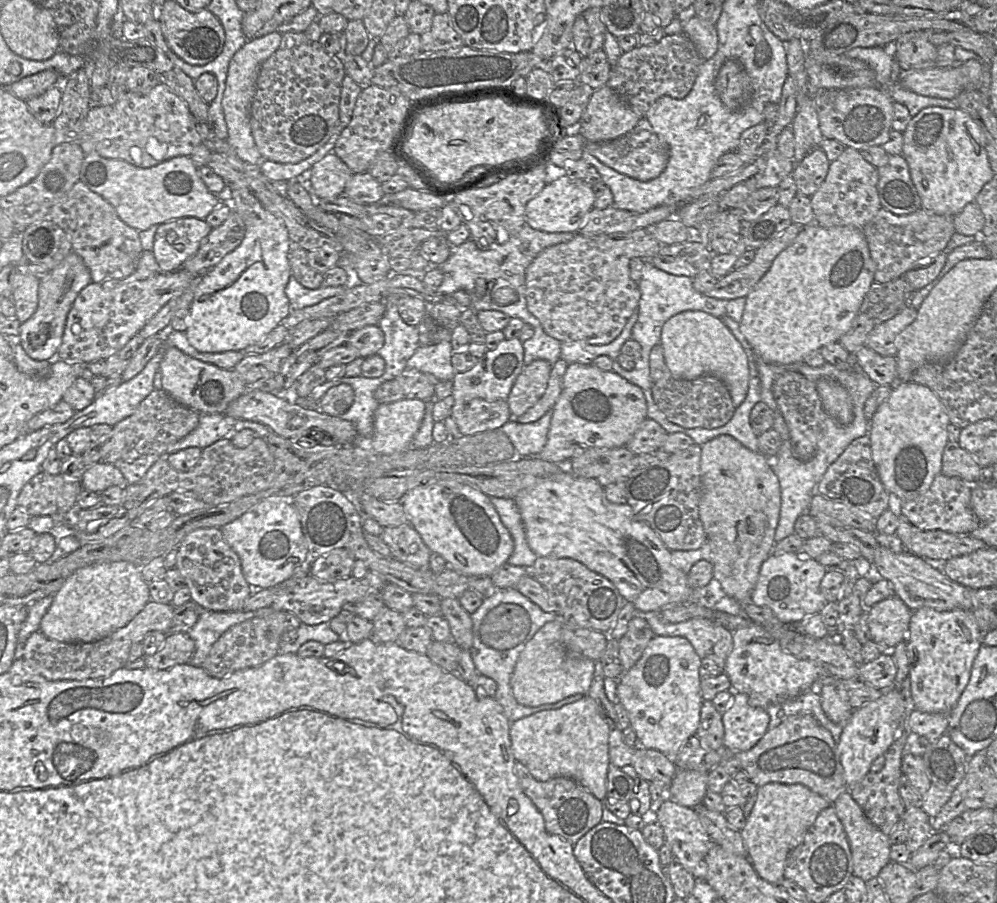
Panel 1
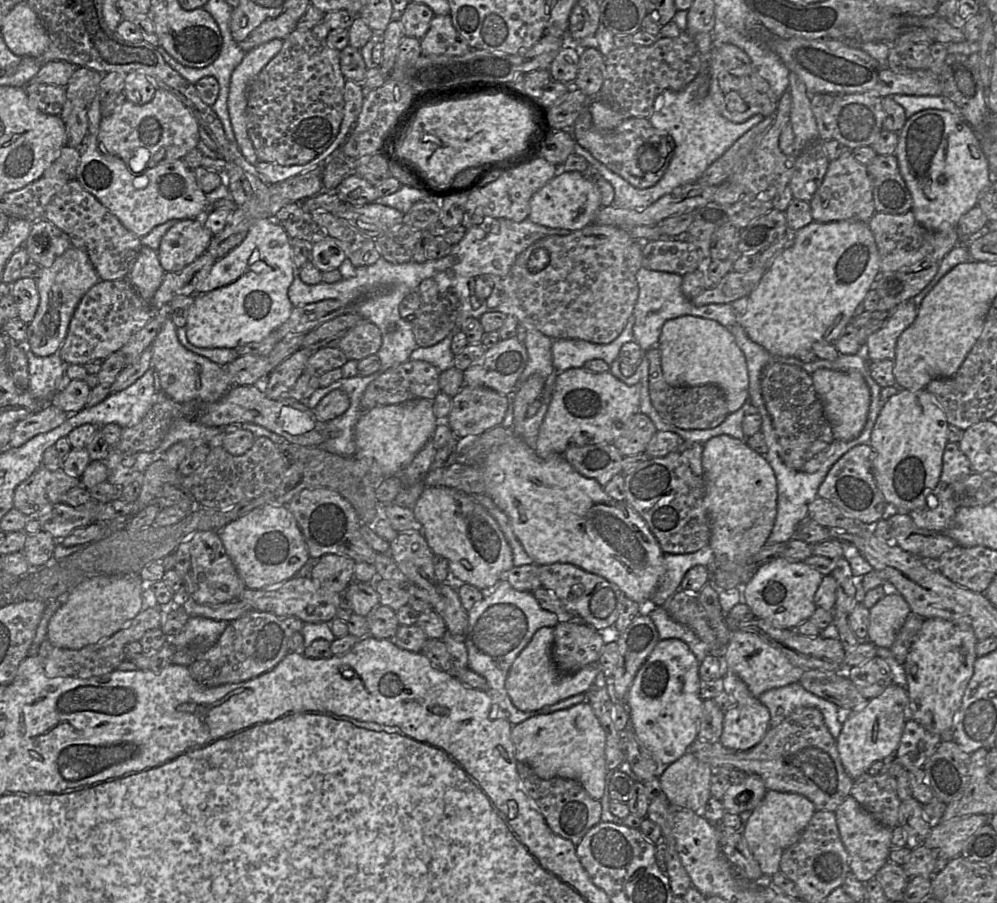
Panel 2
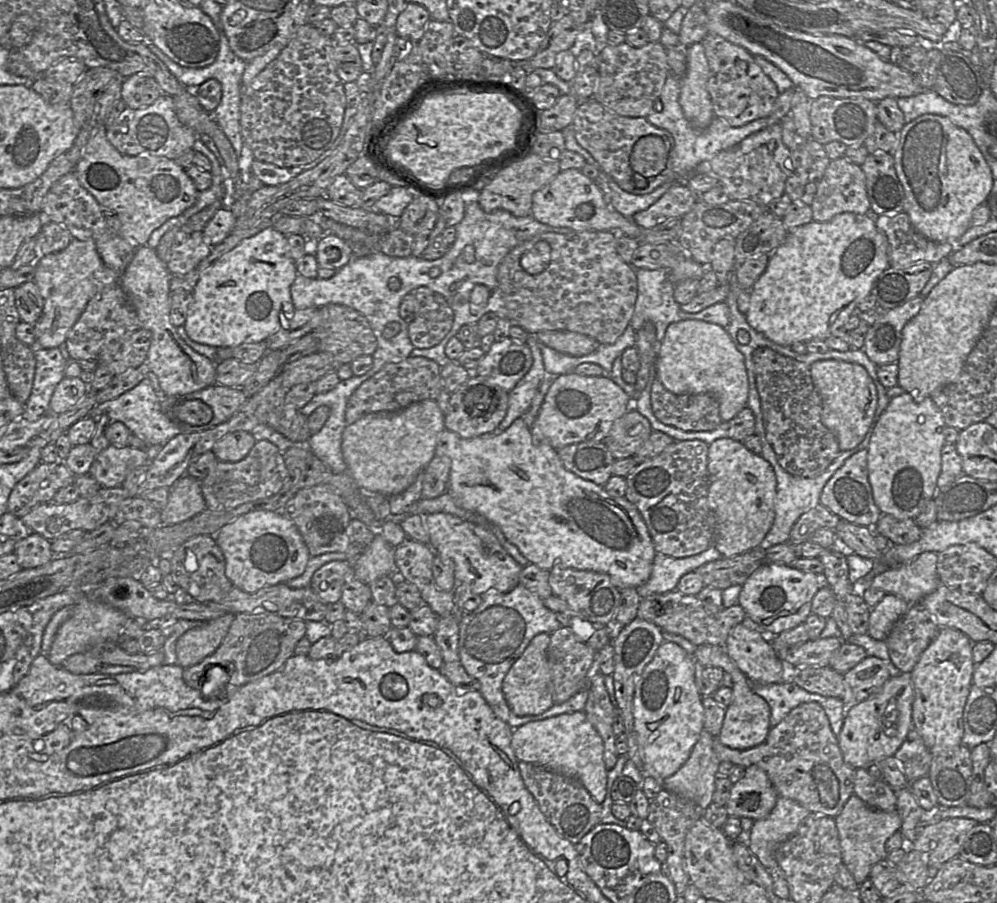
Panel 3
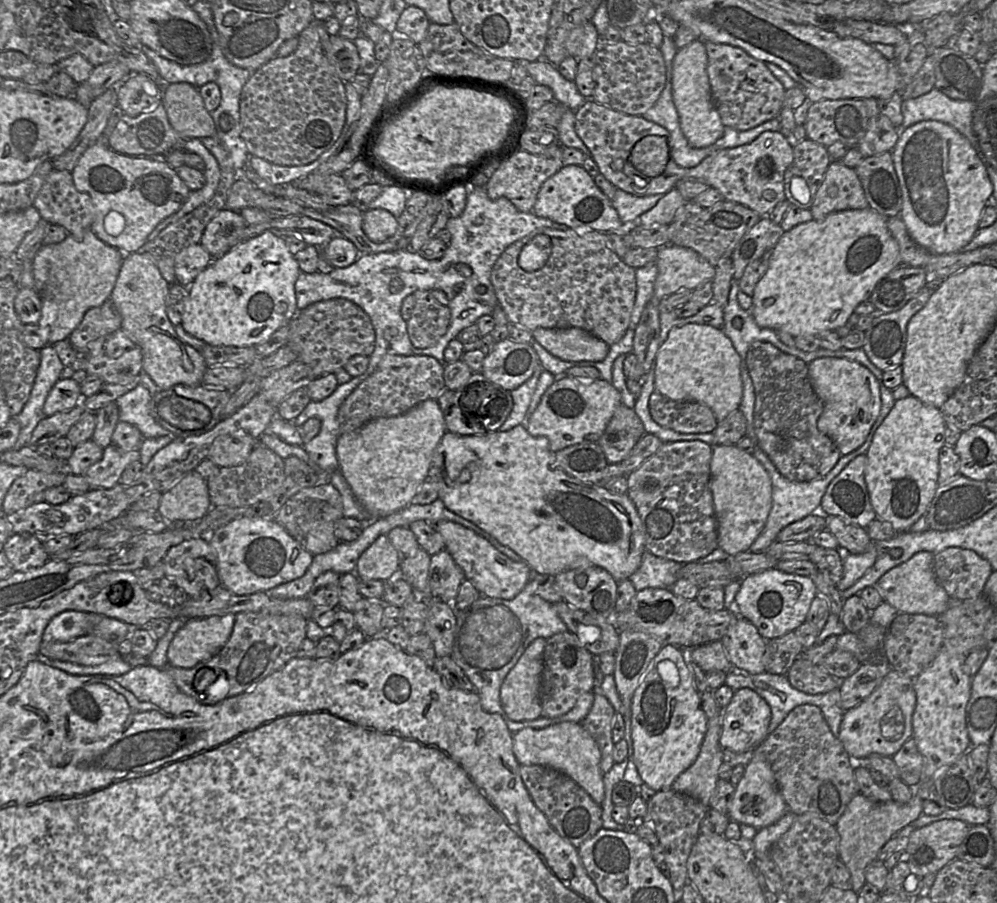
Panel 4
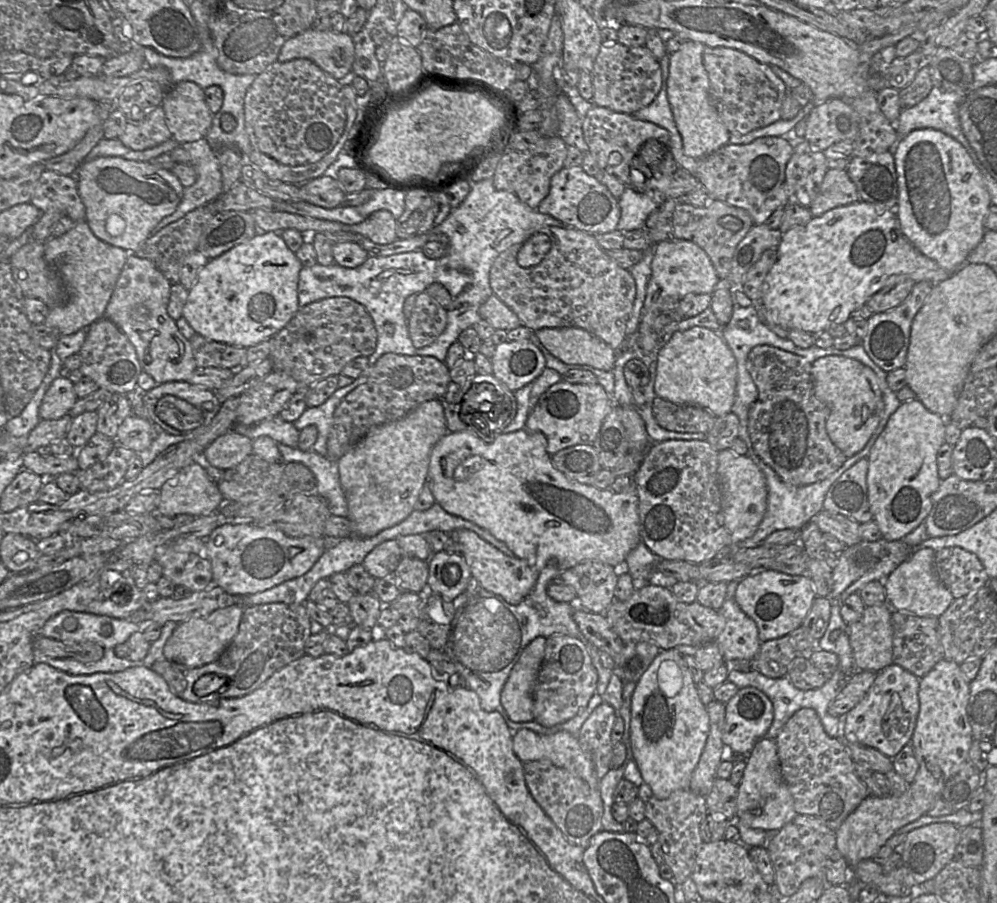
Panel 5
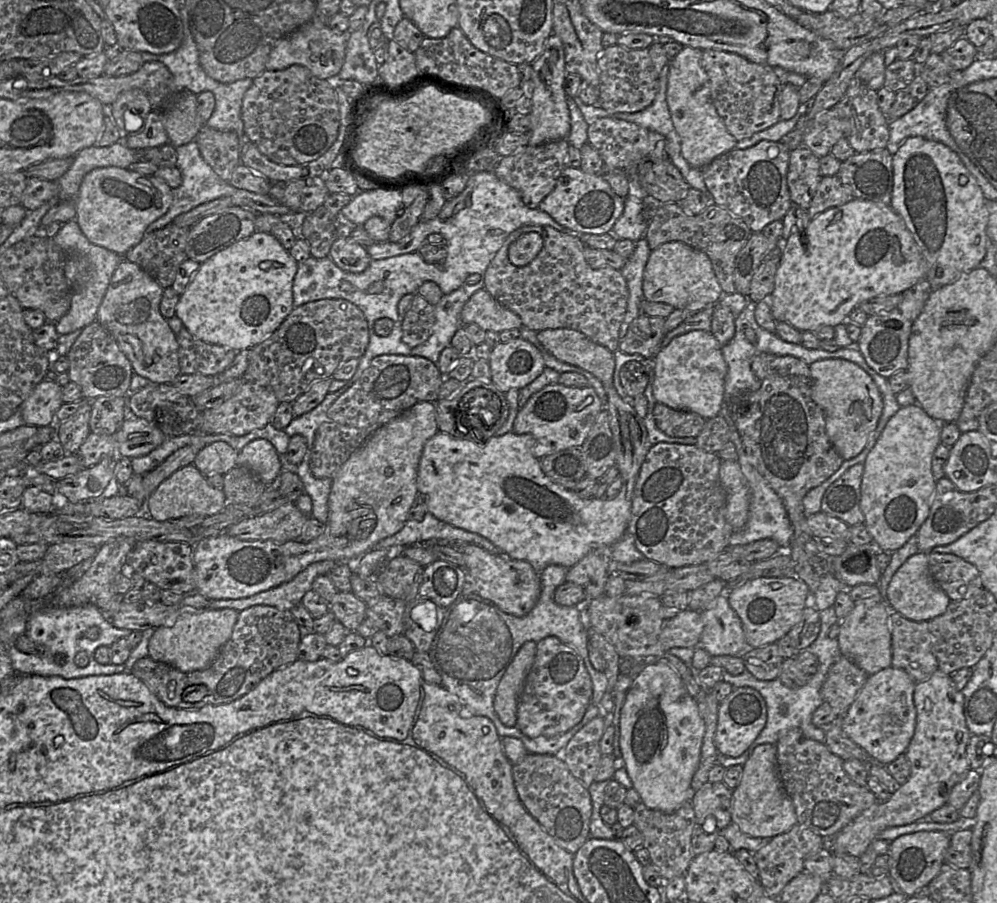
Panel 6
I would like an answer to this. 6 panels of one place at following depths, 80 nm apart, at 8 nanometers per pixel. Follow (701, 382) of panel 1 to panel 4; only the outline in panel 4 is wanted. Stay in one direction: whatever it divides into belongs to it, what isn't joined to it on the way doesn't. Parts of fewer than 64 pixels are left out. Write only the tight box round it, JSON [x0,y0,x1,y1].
[649,391,717,433]

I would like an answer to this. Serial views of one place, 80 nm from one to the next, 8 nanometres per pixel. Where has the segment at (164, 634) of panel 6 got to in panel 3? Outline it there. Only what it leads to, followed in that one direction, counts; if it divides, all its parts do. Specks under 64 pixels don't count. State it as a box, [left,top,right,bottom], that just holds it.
[176,613,235,669]

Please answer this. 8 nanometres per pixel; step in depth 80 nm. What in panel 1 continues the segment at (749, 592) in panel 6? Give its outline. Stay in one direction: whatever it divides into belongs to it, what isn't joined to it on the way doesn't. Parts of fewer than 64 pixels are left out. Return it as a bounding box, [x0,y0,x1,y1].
[751,553,827,624]

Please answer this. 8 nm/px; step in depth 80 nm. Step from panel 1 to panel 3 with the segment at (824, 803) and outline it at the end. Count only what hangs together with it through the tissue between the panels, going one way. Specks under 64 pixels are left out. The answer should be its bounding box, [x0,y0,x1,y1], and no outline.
[748,797,809,869]

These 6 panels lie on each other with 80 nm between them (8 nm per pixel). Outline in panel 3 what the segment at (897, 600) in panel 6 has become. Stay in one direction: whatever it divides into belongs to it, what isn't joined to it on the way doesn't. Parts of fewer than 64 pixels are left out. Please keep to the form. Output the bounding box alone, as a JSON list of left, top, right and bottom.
[869,552,941,606]

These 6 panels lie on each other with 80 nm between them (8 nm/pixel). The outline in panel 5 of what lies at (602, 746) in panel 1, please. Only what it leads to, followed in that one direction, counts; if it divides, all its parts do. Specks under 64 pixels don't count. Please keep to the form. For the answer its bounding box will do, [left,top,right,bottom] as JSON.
[513,729,599,789]

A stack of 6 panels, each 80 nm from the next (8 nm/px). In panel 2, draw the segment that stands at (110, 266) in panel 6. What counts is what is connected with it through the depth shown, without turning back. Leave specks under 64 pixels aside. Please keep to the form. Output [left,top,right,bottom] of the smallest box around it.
[25,246,100,356]

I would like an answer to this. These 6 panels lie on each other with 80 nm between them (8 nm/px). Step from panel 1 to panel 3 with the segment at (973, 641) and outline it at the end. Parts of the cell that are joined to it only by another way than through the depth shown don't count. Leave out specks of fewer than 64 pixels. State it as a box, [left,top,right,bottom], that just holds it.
[910,627,975,758]

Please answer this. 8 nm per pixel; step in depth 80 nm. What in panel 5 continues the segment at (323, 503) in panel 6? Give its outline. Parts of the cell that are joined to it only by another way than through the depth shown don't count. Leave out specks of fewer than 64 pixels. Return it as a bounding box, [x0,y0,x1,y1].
[277,443,348,516]

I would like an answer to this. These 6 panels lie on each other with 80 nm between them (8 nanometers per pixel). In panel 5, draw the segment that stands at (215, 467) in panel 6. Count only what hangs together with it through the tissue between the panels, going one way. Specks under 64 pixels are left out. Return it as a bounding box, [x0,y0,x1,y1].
[202,430,253,471]

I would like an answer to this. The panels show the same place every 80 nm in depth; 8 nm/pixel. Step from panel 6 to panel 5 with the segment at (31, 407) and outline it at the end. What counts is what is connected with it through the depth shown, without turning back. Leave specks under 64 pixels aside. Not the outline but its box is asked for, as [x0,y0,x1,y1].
[39,378,77,420]

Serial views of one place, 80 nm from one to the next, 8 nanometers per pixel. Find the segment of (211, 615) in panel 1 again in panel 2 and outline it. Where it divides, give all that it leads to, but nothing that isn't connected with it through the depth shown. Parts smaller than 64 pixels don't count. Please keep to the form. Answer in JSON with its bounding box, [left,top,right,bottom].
[167,617,231,667]

